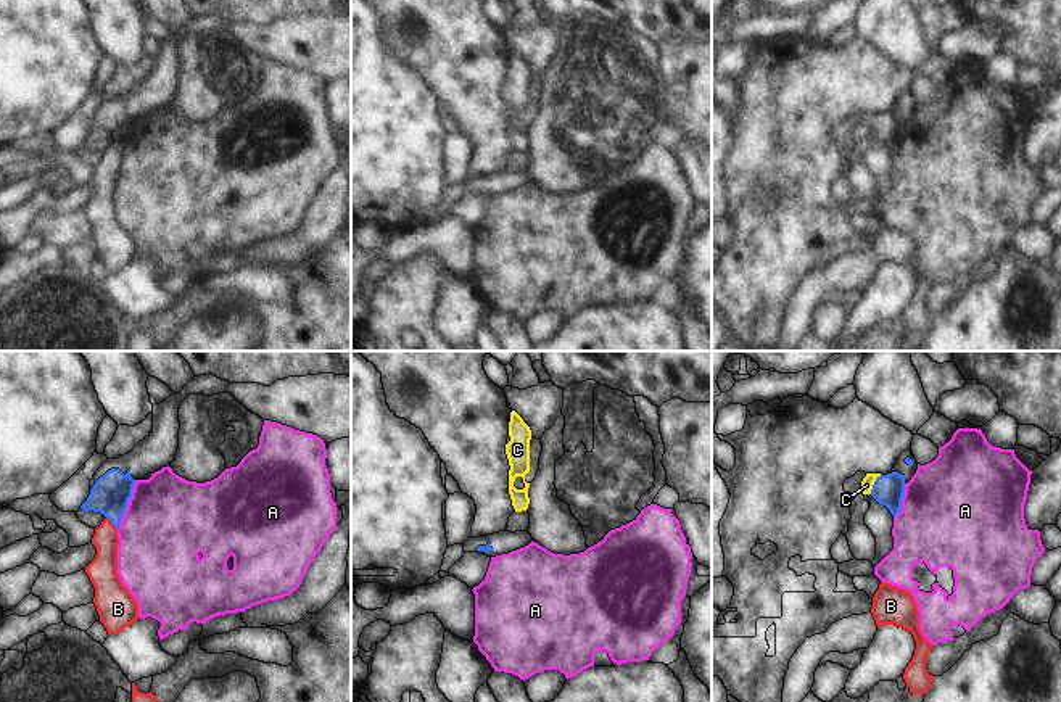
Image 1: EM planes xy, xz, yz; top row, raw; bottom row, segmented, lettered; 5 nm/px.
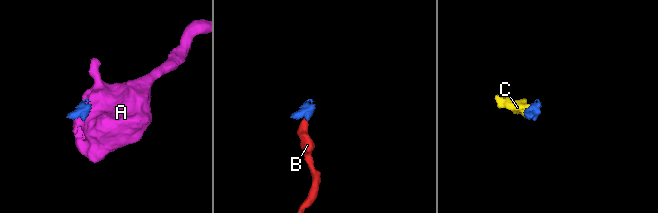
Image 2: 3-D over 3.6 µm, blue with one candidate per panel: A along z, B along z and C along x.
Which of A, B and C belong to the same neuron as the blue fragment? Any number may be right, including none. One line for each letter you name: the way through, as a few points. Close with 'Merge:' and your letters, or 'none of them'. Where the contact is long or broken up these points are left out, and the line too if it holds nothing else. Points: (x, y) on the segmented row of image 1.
B: across xy (110, 495), (111, 522), (102, 570)
C: across yz (887, 490), (875, 483), (866, 485)
Merge: B, C

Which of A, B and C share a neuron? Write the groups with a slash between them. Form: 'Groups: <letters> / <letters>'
Groups: A / B C.

